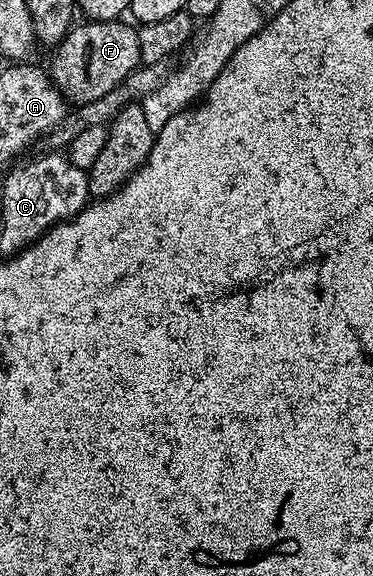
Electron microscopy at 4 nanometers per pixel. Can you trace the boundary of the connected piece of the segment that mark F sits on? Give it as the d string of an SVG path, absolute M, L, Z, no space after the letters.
M128 20L90 21L74 24L56 46L53 66L47 72L57 84L66 102L74 106L94 103L127 79L142 64L139 55L139 35Z

